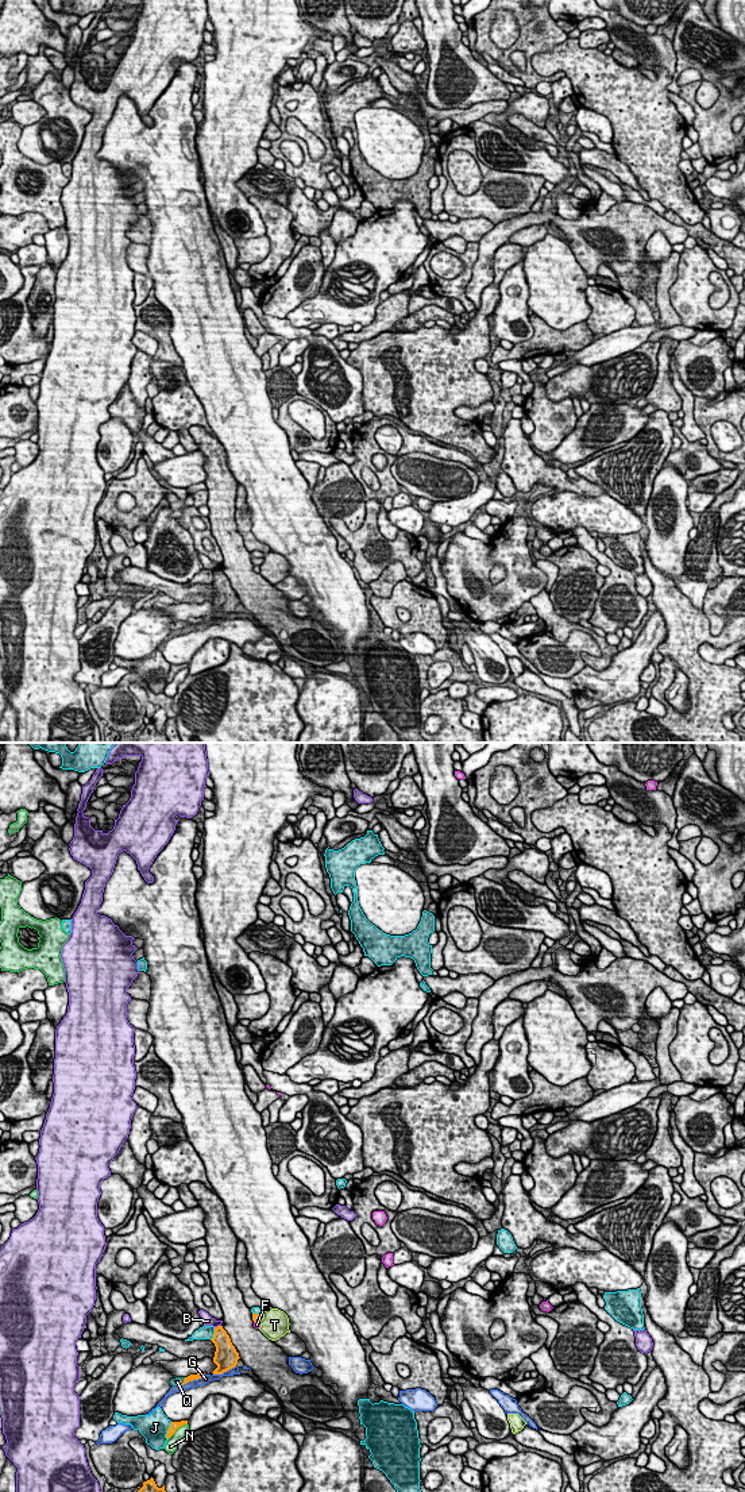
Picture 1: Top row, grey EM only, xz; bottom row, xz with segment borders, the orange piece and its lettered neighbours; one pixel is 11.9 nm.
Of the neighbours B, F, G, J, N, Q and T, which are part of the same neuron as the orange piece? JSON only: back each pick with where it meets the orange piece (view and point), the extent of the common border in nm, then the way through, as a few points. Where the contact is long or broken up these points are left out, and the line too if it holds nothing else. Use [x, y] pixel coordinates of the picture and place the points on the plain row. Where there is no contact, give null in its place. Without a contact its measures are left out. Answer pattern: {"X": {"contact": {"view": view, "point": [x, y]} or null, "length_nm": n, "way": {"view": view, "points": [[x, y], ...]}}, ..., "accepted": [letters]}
{"Q": {"contact": {"view": "xz", "point": [184, 625]}, "length_nm": 120, "way": {"view": "xz", "points": [[197, 620], [184, 625], [177, 625]]}}, "accepted": ["Q"]}

